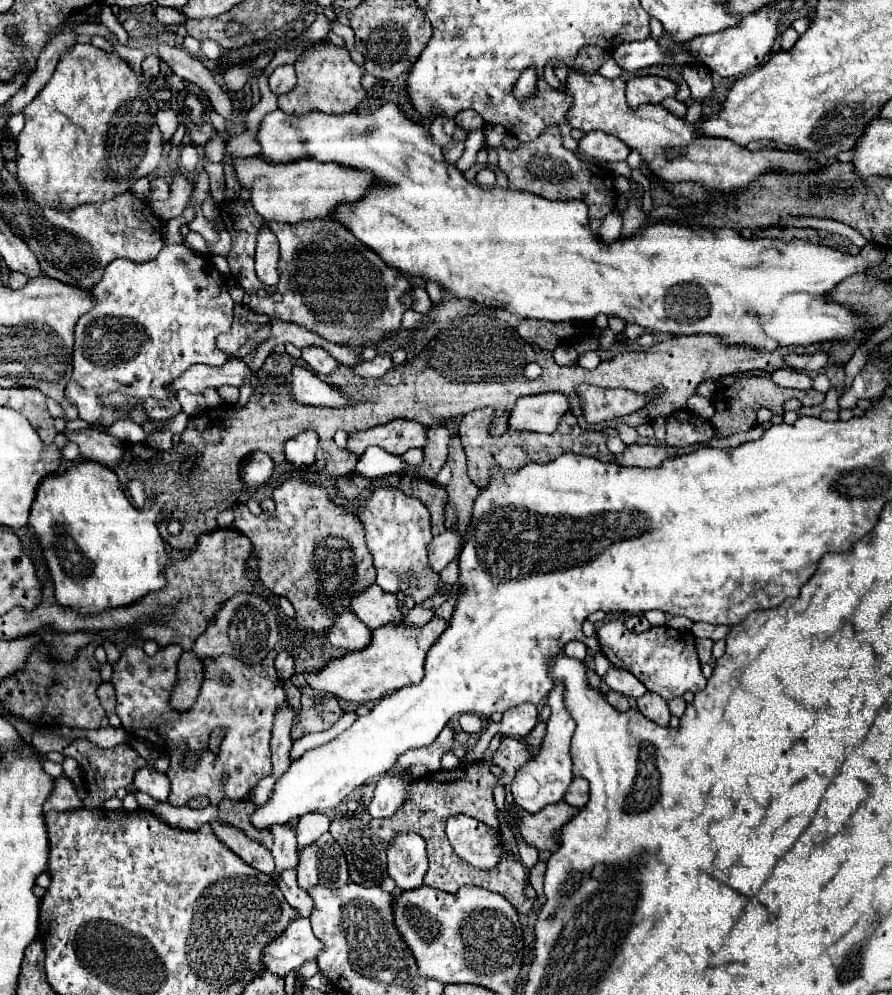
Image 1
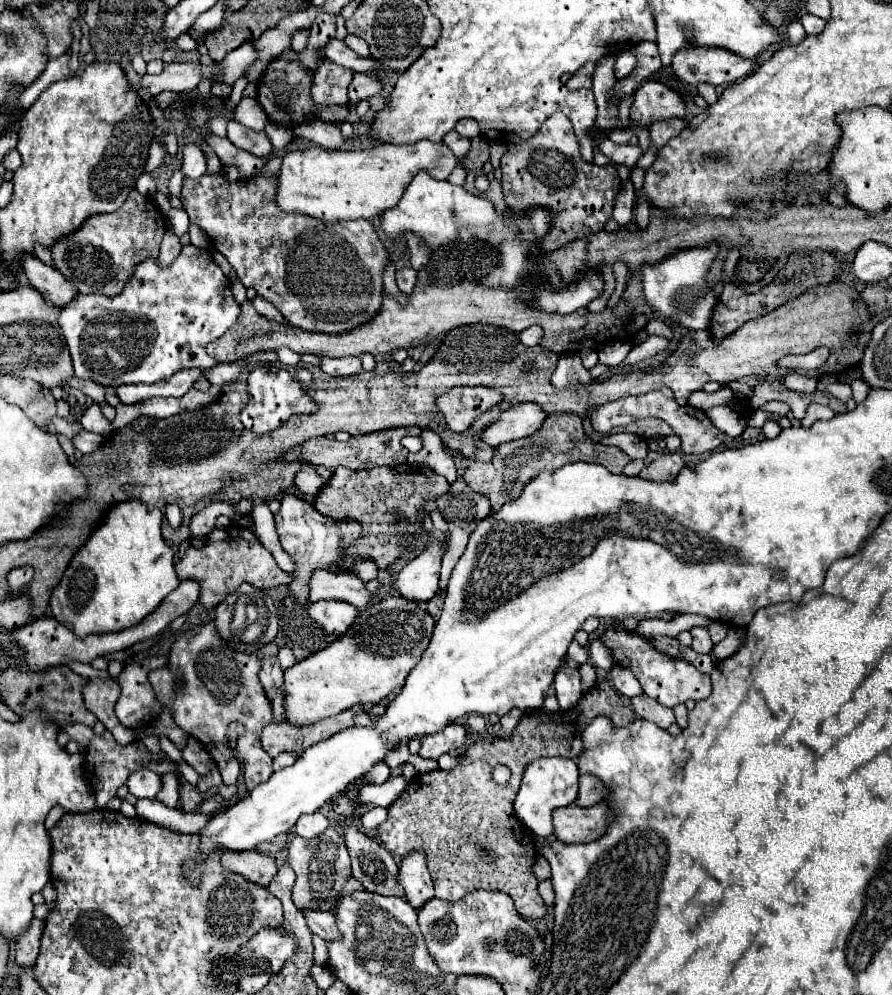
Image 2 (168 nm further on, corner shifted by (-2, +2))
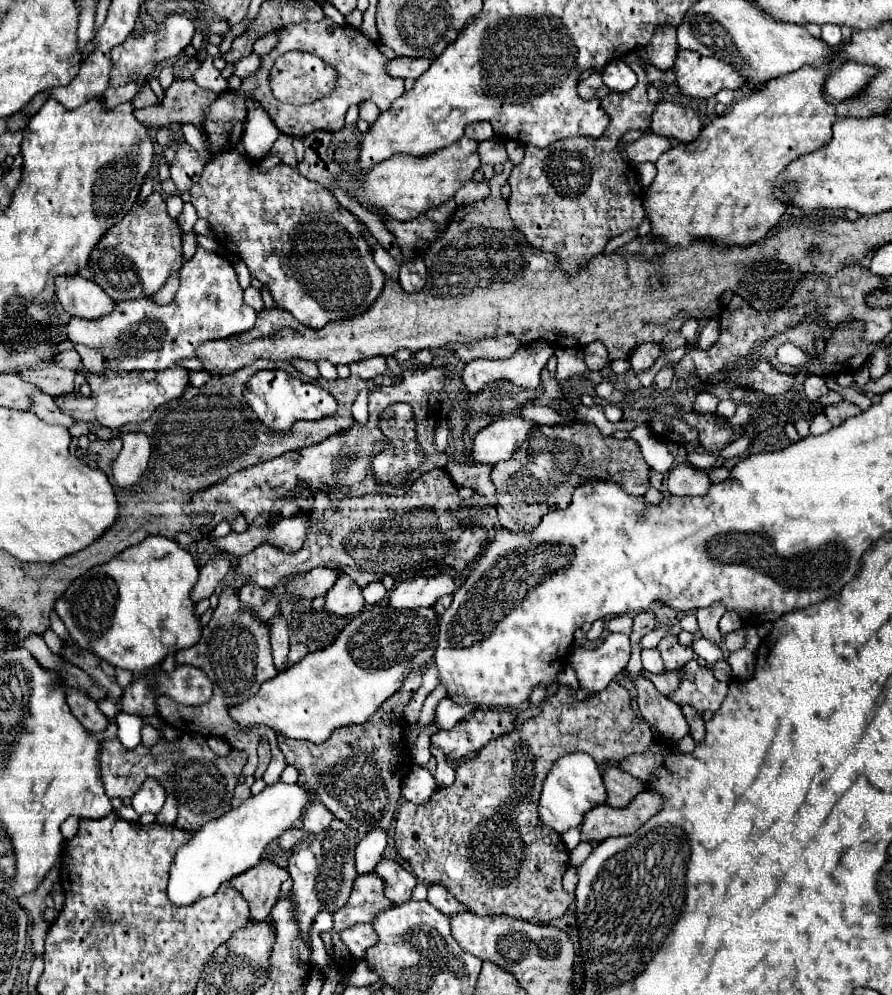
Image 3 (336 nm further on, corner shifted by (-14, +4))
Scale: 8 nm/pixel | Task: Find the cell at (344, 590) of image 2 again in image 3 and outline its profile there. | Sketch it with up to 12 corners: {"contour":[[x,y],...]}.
{"contour":[[314,567],[290,577],[286,589],[306,599],[324,597],[340,571]]}

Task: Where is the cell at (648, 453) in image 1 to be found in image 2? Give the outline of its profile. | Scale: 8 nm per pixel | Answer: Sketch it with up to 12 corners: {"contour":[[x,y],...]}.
{"contour":[[680,453],[658,455],[640,477],[672,483],[686,463]]}

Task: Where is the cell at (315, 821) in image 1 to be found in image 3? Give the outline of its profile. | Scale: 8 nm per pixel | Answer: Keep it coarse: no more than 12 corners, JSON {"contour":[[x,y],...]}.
{"contour":[[312,803],[302,815],[308,833],[320,833],[334,815],[322,803]]}

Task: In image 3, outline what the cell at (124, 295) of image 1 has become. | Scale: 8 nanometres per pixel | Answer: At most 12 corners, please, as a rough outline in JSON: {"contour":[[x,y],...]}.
{"contour":[[202,247],[172,303],[70,317],[110,369],[164,371],[254,327],[234,267]]}

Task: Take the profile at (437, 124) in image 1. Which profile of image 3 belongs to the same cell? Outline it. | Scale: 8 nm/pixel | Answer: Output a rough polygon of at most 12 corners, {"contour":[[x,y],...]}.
{"contour":[[498,139],[478,143],[482,163],[504,163],[504,143]]}

